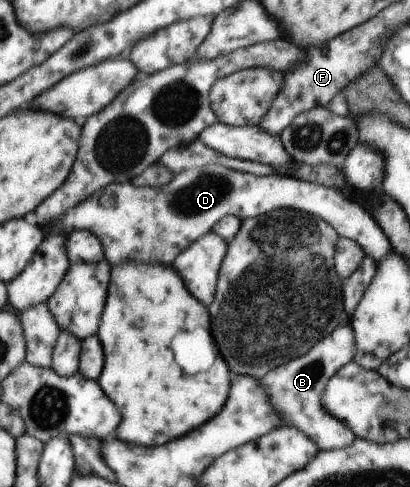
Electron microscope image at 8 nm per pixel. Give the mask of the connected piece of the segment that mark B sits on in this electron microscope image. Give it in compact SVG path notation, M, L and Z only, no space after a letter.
M339 326L331 332L325 340L317 342L303 358L295 358L275 370L271 370L263 380L263 392L271 402L271 412L281 418L281 422L289 427L297 428L311 436L321 450L333 450L351 446L354 433L341 420L331 416L327 408L323 408L323 390L329 380L342 370L349 362L353 361L356 354L356 343L352 326Z

